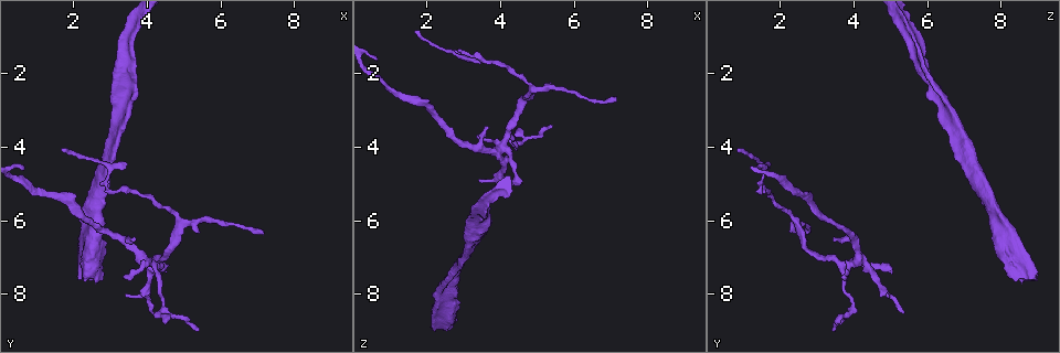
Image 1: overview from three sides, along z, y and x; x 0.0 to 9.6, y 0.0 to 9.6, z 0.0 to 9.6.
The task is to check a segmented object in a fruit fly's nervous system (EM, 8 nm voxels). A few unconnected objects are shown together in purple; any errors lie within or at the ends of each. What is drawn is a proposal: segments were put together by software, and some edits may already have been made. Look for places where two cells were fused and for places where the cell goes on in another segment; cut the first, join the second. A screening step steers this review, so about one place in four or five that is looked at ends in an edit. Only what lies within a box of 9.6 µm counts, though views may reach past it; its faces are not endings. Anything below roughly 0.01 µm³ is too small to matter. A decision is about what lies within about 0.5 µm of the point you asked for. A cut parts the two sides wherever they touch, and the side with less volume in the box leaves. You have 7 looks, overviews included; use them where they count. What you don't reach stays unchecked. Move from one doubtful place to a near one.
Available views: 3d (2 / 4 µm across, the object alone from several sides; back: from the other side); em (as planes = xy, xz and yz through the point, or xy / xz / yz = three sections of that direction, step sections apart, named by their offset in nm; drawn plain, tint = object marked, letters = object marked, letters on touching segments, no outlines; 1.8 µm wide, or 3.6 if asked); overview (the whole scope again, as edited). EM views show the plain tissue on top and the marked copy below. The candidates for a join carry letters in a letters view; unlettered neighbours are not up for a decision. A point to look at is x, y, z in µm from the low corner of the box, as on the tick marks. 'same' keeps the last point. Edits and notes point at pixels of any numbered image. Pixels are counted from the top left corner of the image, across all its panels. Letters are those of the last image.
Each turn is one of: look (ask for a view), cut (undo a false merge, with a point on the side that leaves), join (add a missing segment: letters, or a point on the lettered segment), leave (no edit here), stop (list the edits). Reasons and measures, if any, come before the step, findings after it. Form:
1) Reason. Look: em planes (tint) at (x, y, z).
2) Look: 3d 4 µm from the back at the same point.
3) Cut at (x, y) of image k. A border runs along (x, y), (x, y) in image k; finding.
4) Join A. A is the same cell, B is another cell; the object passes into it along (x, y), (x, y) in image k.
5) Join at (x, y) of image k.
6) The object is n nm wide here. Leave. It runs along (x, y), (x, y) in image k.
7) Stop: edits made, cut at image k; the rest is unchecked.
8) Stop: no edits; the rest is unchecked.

Thick end. Look: em yz step 8 (letters) at (2.10, 7.60, 8.85).

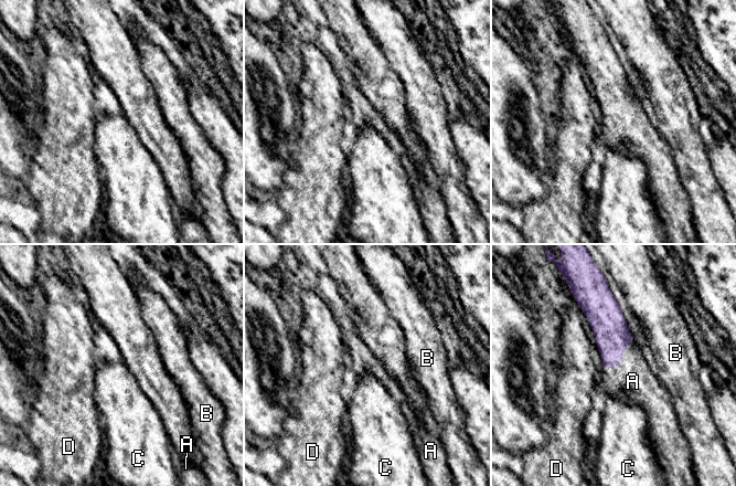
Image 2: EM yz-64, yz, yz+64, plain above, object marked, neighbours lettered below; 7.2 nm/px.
Look: em planes (letters) at the same point.

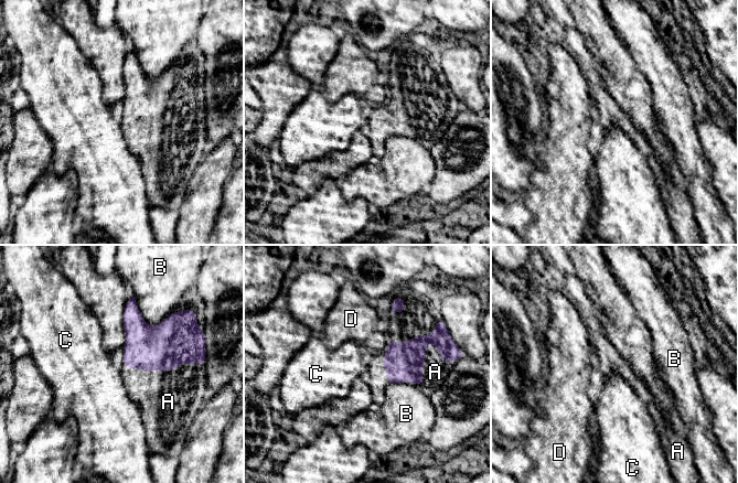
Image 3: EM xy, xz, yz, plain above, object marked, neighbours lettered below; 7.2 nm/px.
Join A. A is the same cell, B, C and D are other cells; the object passes into it along (177, 340), (160, 369), (168, 401) in image 3; the cell continues.

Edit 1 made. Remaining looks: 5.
See it whole again. Look: overview.

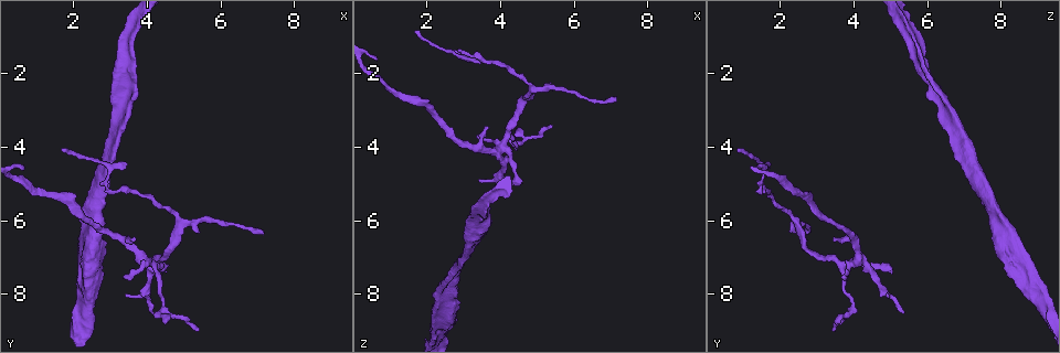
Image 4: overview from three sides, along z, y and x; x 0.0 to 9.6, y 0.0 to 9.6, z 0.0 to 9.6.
Free end. Look: em planes (letters) at (3.60, 6.50, 3.40).

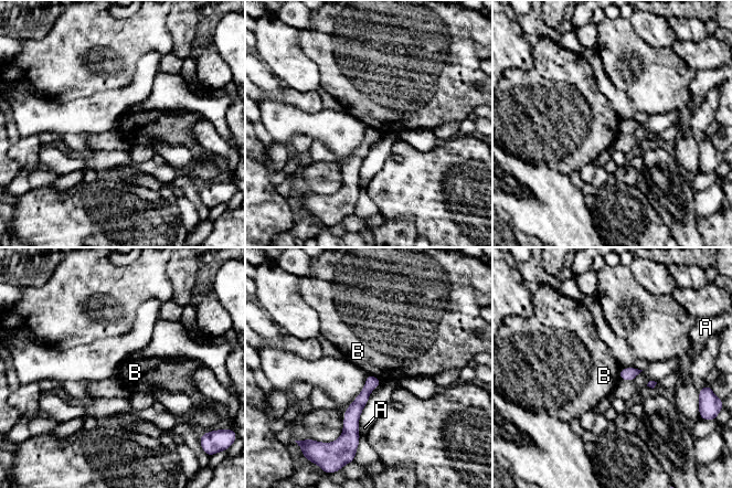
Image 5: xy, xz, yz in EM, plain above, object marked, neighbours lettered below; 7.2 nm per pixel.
The object is 100 nm wide here. Leave. A and B are other cells; a border runs along (368, 373), (381, 380) in image 5; no lettered segment goes on from it.

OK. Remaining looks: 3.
Tapers out. Look: em planes (letters) at (3.40, 4.50, 1.80).

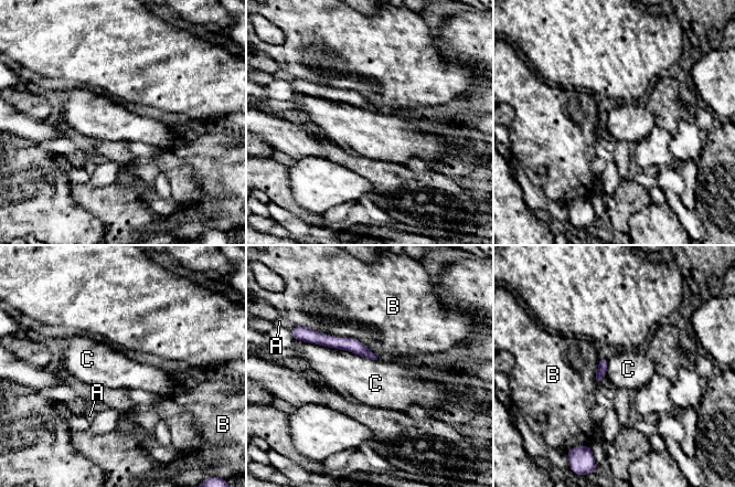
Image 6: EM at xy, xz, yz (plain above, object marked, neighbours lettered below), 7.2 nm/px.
The object is 80 nm wide here; the longest contact is with C, 600 nm. Leave. A, B and C are other cells; none of them fits.

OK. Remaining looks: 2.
Stop: edits made, join at image 3; the rest is unchecked.

